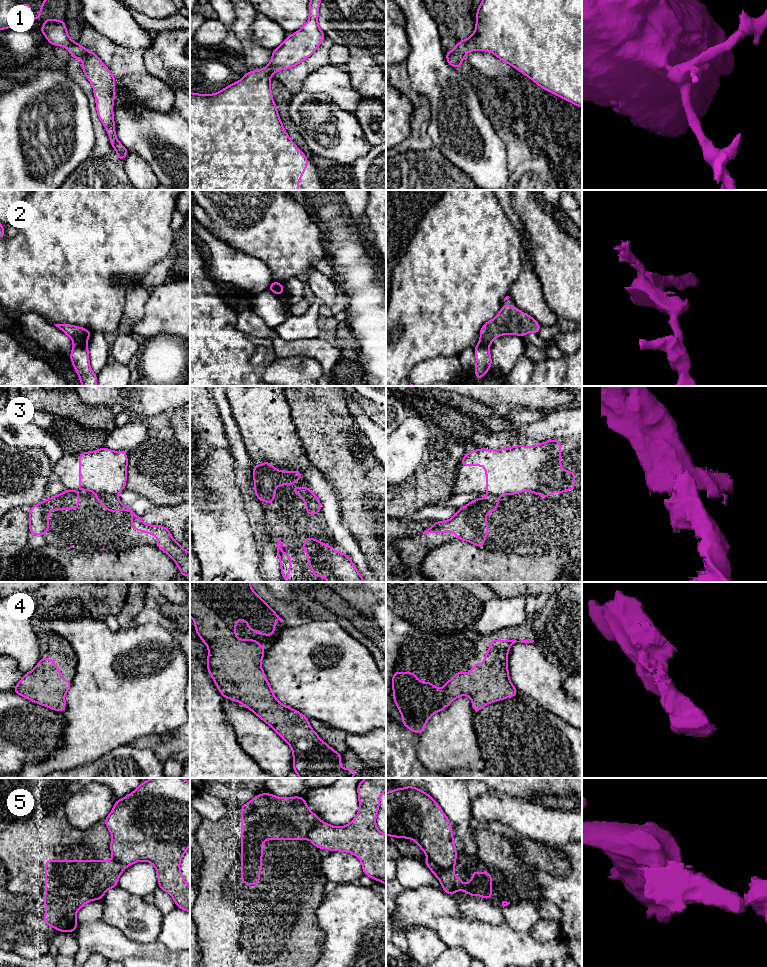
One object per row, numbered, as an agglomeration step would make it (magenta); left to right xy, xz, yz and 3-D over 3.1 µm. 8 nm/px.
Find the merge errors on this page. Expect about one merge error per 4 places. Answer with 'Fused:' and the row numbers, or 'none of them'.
Fused: 2, 3, 5

